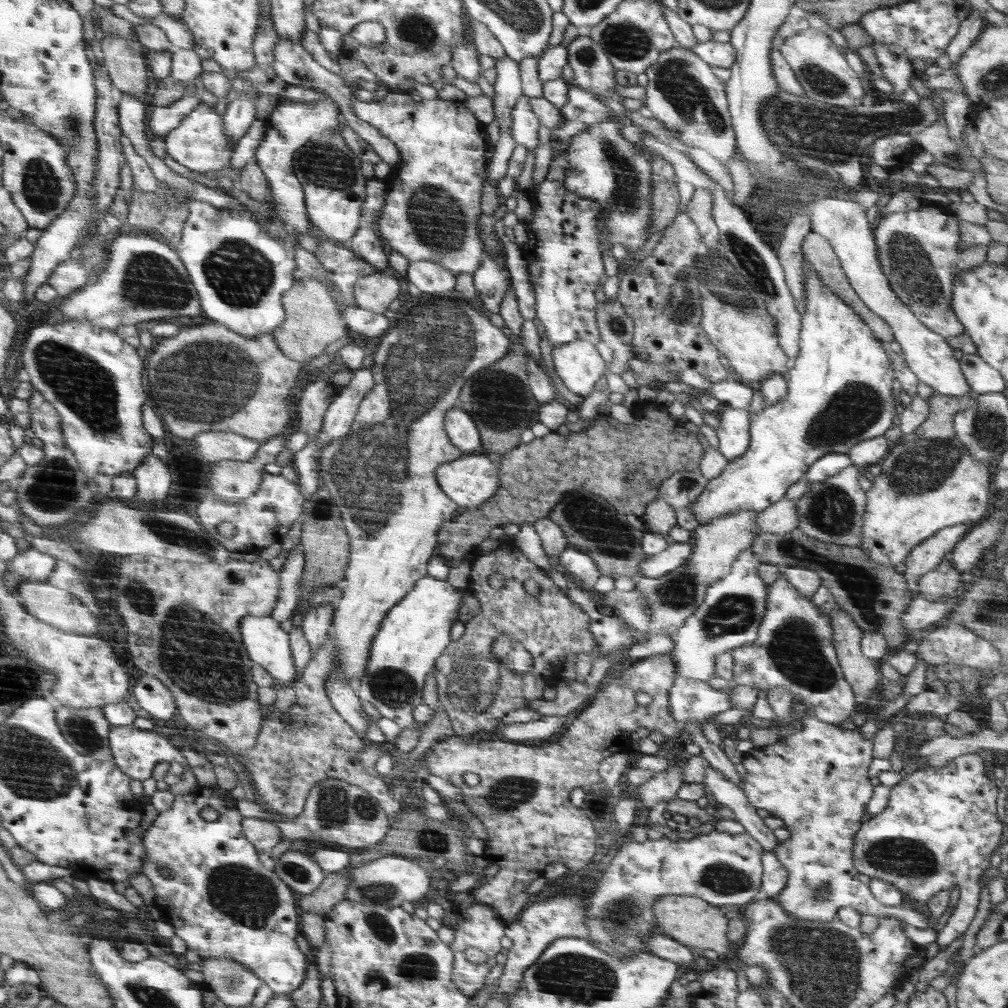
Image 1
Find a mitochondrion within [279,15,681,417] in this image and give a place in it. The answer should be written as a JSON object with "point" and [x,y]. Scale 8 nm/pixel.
{"point":[438,222]}

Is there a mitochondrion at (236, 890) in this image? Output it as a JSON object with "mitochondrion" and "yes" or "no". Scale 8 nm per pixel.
{"mitochondrion":"yes"}

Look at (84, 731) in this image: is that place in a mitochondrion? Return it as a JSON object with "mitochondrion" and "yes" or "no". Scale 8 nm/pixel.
{"mitochondrion":"yes"}

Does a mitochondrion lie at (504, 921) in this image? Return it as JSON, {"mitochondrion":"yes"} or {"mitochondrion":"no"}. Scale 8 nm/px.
{"mitochondrion":"no"}

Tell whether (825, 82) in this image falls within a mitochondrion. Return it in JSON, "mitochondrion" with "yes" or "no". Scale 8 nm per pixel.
{"mitochondrion":"yes"}

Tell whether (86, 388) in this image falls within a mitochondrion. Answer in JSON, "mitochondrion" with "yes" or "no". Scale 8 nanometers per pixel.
{"mitochondrion":"yes"}

